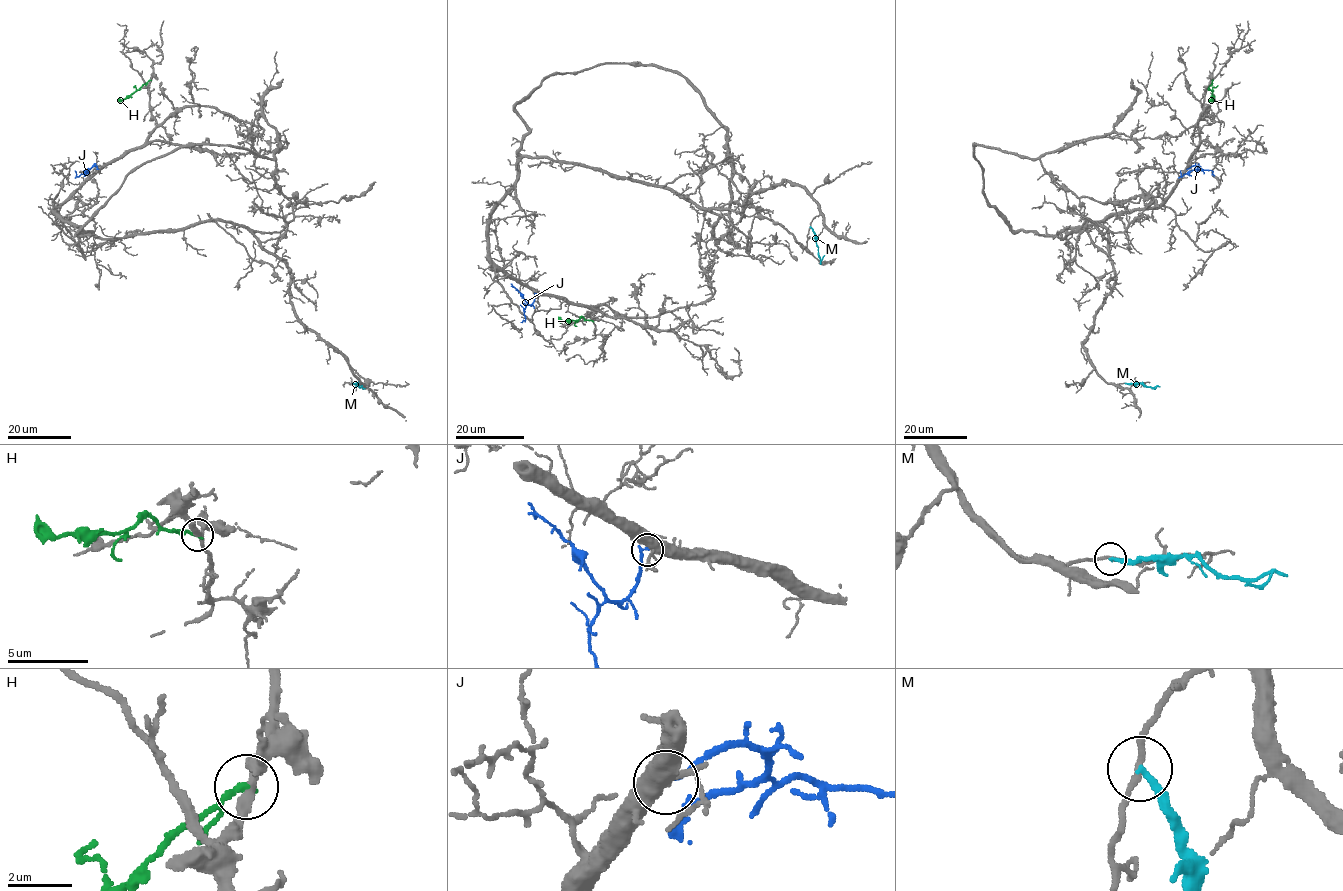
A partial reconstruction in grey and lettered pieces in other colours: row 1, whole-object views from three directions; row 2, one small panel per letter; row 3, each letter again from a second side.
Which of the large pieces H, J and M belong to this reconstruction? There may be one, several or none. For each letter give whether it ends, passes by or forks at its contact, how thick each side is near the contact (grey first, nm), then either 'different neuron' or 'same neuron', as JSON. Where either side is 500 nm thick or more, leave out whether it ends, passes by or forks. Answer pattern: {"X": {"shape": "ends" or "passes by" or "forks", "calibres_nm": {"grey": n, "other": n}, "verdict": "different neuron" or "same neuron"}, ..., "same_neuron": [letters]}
{"H": {"shape": "ends", "calibres_nm": {"grey": 240, "other": 200}, "verdict": "different neuron"}, "J": {"shape": "ends", "calibres_nm": {"grey": 440, "other": 190}, "verdict": "different neuron"}, "M": {"shape": "ends", "calibres_nm": {"grey": 180, "other": 200}, "verdict": "different neuron"}, "same_neuron": []}

